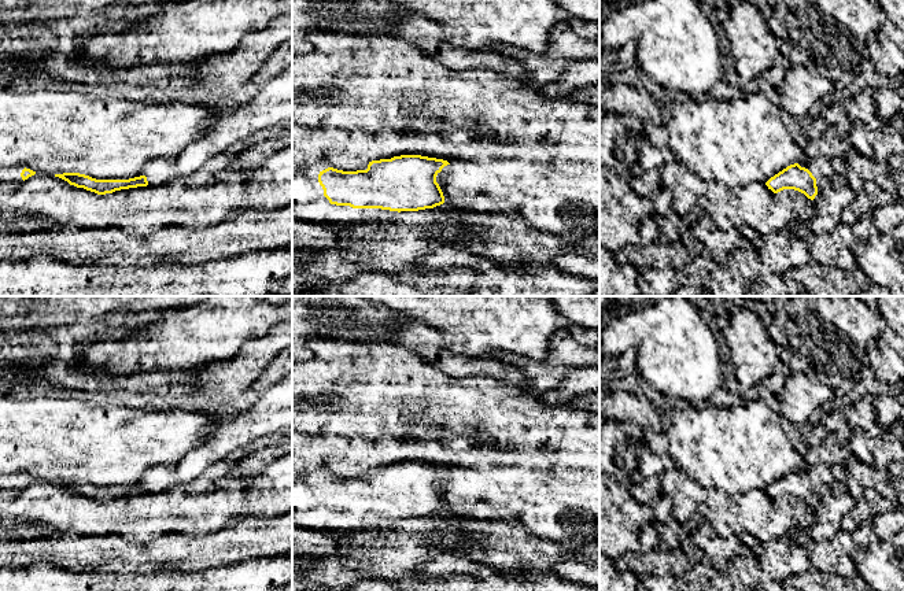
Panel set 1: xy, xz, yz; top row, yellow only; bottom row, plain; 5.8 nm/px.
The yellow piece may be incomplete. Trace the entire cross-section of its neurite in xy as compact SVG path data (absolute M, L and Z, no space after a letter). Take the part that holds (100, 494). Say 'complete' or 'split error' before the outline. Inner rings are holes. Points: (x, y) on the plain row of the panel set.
split error; M292 370L261 394L248 410L221 422L211 439L191 448L173 470L160 465L150 468L139 484L129 487L96 487L80 480L55 481L55 484L97 502L159 492L177 484L191 483L235 450L289 428L292 428Z

